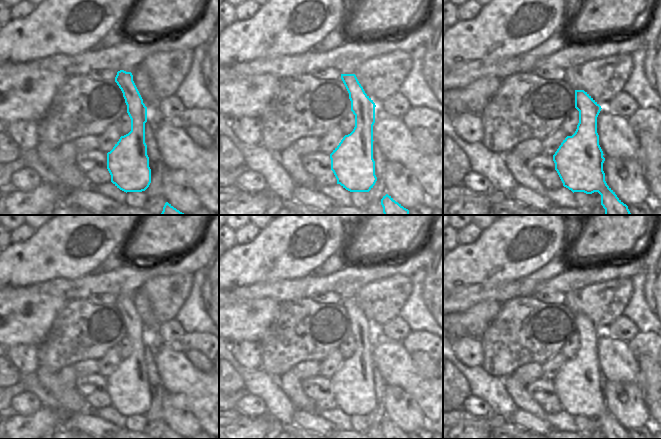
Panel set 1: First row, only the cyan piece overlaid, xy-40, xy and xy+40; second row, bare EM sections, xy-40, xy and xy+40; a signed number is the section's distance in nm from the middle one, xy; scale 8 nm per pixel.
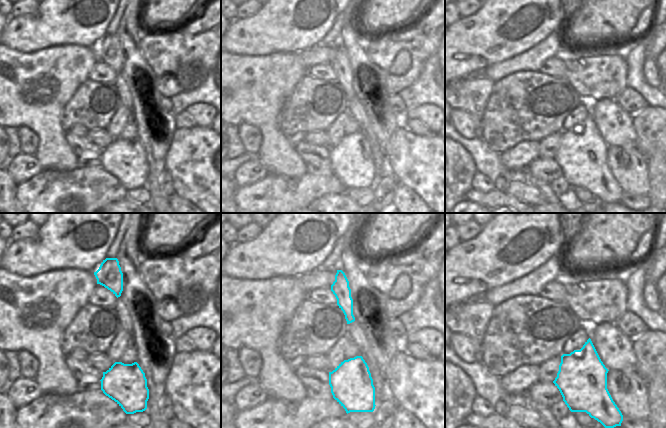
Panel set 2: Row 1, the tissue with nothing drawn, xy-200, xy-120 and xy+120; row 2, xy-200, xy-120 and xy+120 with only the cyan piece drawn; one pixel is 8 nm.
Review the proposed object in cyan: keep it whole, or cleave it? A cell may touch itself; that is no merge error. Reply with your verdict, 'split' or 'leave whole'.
leave whole

